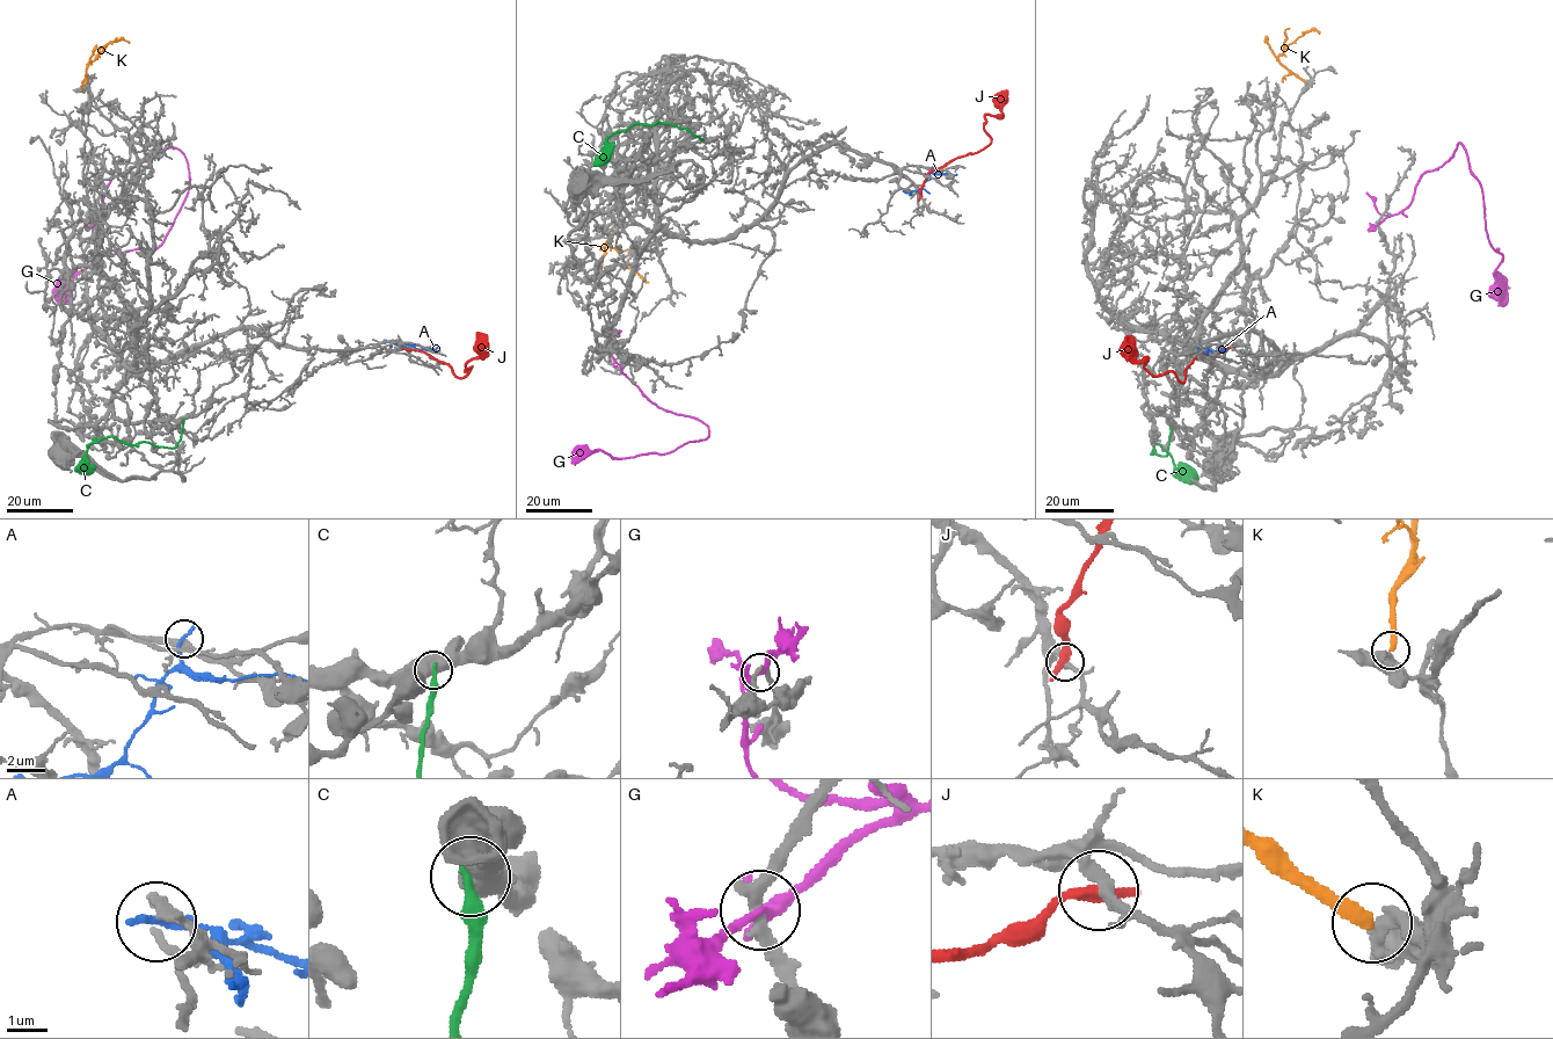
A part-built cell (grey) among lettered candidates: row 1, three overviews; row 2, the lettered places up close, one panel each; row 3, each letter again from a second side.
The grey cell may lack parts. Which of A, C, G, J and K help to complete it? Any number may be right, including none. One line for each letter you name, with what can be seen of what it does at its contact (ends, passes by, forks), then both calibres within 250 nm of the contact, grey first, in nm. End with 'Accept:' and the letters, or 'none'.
Accept: none

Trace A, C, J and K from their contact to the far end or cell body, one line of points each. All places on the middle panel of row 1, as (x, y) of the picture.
A: (932, 167), (921, 187), (909, 193), (903, 190)
C: (702, 139), (665, 122), (634, 124), (607, 138), (603, 155), (593, 166)
J: (920, 197), (921, 183), (932, 171), (983, 150), (991, 142), (984, 123), (985, 116), (1001, 113), (999, 97)
K: (600, 269), (606, 242), (619, 253), (627, 267), (649, 282)

